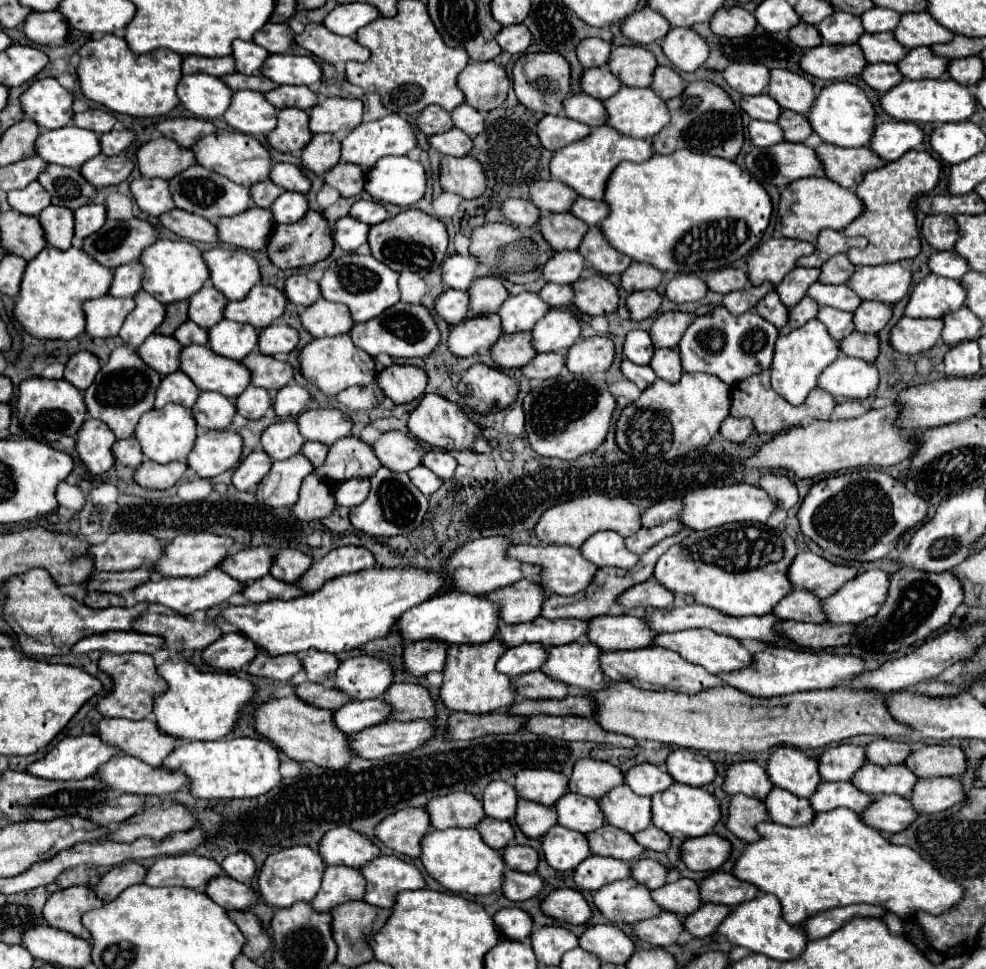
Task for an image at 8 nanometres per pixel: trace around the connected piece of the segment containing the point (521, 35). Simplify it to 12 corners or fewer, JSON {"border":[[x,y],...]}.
{"border":[[525,25],[503,27],[497,43],[513,55],[531,45]]}

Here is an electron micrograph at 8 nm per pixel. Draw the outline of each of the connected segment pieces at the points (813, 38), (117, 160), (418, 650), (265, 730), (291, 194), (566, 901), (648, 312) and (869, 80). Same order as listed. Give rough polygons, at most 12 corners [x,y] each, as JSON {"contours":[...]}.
{"contours":[[[795,25],[789,39],[803,49],[823,41],[815,25]],[[97,155],[81,167],[95,187],[119,185],[131,175],[127,155]],[[409,643],[403,669],[413,677],[443,671],[447,645]],[[297,695],[255,707],[255,731],[293,761],[353,757],[333,711]],[[285,191],[271,211],[277,223],[295,223],[309,211],[305,195]],[[575,889],[551,891],[541,909],[573,925],[591,919],[591,905]],[[635,291],[627,297],[633,321],[651,317],[661,307],[657,291]],[[867,65],[863,79],[875,91],[903,81],[897,65]]]}

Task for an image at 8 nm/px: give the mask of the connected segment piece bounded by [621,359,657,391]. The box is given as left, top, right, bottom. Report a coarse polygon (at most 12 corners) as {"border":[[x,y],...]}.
{"border":[[629,359],[621,371],[641,391],[657,379],[649,365],[635,365]]}

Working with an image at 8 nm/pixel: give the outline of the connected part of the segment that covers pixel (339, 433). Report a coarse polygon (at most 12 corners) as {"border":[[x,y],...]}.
{"border":[[307,409],[297,425],[307,441],[333,445],[351,435],[339,409]]}

